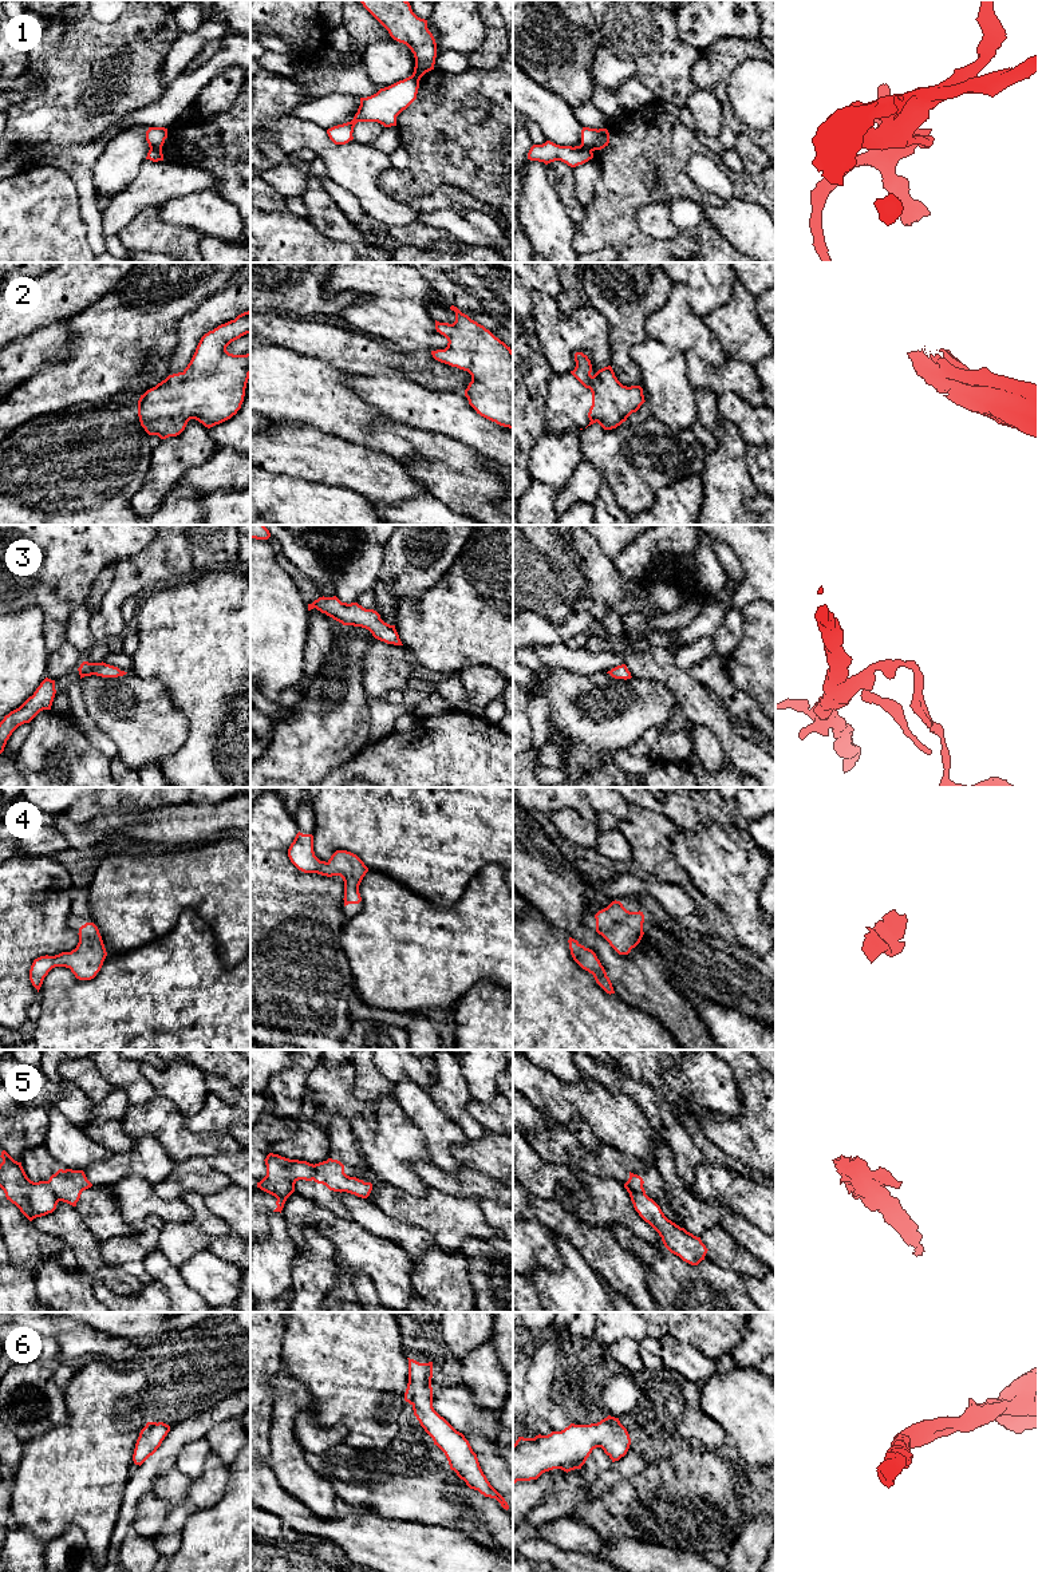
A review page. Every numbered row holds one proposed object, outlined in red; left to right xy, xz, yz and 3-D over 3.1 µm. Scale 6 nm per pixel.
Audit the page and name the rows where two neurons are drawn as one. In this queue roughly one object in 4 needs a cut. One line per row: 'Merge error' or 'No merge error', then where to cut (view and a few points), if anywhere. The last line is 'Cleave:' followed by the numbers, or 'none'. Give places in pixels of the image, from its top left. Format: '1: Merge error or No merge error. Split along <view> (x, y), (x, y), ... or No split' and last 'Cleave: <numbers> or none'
1: Merge error. Split along xy (150, 147), (161, 149)
2: No merge error. No split
3: No merge error. No split
4: No merge error. No split
5: Merge error. Split along xy (47, 1181), (59, 1200)
6: No merge error. No split
Cleave: 1, 5

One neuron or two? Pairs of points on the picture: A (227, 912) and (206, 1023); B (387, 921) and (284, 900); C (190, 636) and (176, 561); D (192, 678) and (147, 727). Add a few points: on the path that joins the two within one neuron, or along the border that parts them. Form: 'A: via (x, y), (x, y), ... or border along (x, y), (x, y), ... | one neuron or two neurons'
A: border along (208, 924), (221, 960), (235, 966) | two neurons
B: border along (348, 920), (339, 940), (343, 951) | two neurons
C: border along (210, 573), (177, 585), (156, 588), (150, 592) | two neurons
D: border along (152, 676), (189, 727) | two neurons

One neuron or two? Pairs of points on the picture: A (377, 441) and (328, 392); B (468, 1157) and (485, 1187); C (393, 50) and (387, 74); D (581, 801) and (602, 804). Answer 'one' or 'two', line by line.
A: one
B: two
C: one
D: two

